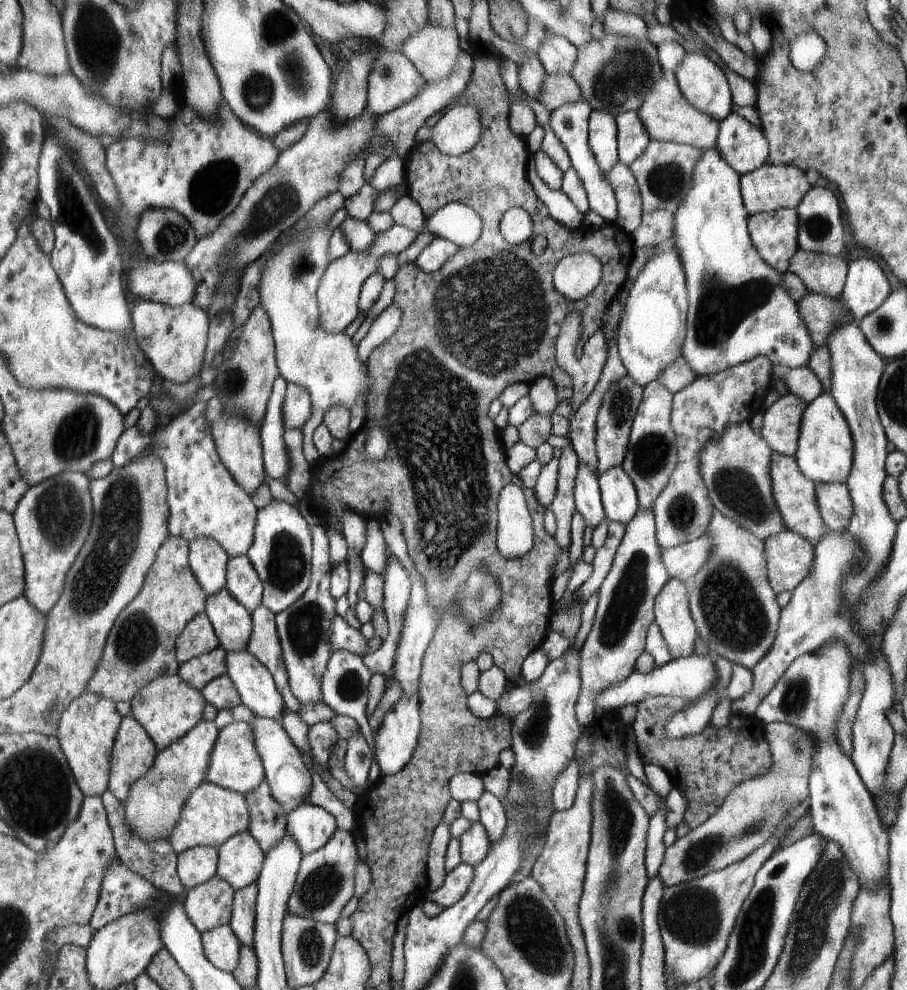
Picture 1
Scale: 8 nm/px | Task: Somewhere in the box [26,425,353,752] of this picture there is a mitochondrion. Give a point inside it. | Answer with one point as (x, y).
(118, 535)

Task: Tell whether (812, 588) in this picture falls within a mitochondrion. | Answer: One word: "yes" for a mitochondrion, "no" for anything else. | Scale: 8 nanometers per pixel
yes

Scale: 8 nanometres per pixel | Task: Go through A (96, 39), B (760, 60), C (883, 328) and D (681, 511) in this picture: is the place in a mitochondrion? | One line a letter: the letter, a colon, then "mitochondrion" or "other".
A: mitochondrion
B: other
C: mitochondrion
D: mitochondrion

